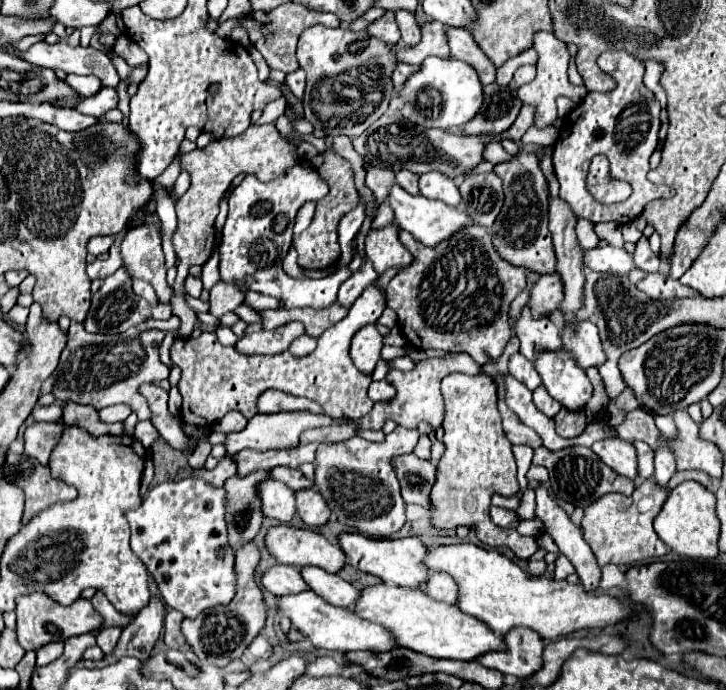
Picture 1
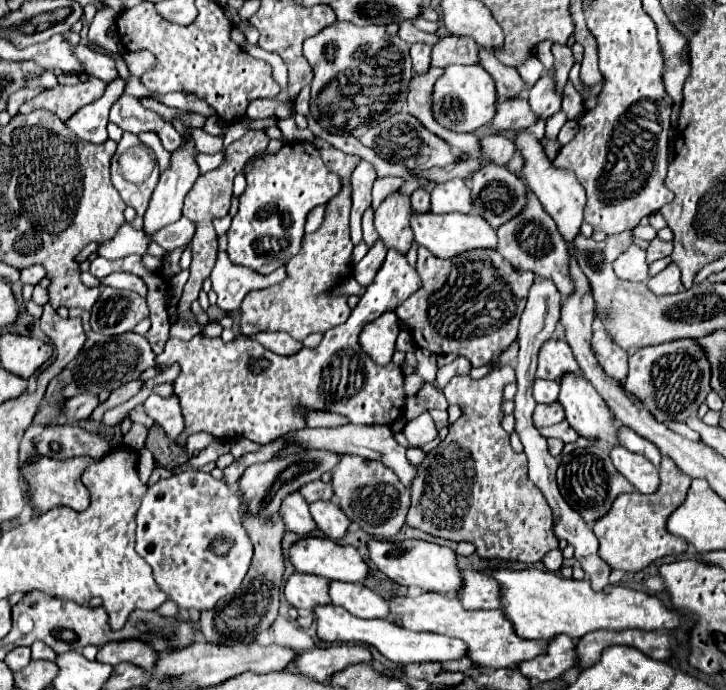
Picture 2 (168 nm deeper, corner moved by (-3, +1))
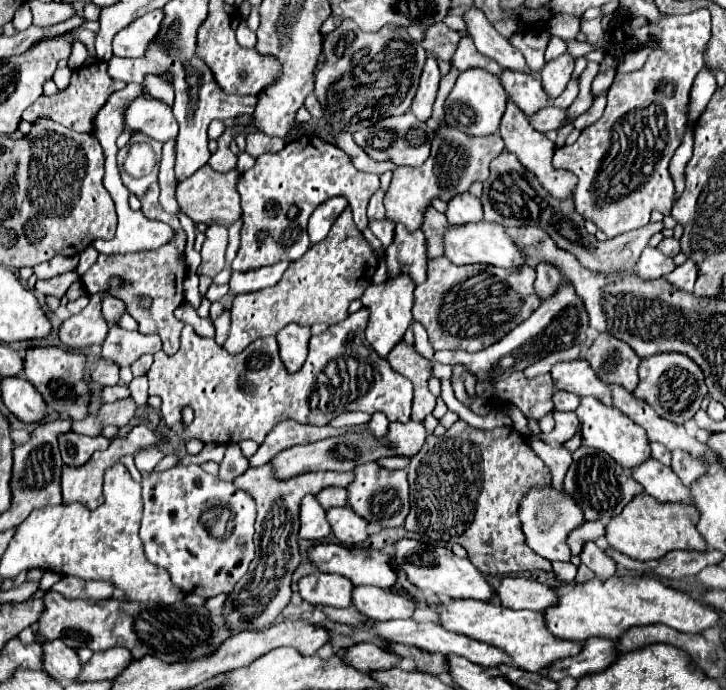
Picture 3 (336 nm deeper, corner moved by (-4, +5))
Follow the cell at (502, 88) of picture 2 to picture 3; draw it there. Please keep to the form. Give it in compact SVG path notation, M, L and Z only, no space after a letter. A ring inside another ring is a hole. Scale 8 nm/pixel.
M503 70L501 84L507 96L517 102L517 106L525 112L525 116L535 116L539 110L549 106L549 96L541 86L539 78L531 74L517 74L513 70Z

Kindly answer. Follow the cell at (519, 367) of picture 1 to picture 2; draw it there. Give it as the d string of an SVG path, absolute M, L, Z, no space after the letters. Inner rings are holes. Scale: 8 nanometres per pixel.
M536 378L532 390L534 390L534 400L536 402L554 402L558 398L560 386L554 380L540 380L540 378Z

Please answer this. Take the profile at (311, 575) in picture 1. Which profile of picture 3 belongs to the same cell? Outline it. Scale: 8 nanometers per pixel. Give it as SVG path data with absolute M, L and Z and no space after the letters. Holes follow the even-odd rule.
M355 586L353 606L361 610L361 614L365 614L369 620L411 618L417 608L413 600L375 586Z

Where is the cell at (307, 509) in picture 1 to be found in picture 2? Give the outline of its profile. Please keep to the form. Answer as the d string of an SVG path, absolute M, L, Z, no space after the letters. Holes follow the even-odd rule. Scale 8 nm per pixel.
M318 500L310 504L310 514L316 526L332 540L338 540L346 534L350 520L342 514L342 510L330 500Z

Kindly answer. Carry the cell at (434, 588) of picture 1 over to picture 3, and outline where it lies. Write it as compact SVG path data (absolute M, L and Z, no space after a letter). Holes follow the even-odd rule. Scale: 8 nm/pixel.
M519 576L503 578L497 588L497 596L501 596L501 604L511 610L547 610L559 600L551 586Z

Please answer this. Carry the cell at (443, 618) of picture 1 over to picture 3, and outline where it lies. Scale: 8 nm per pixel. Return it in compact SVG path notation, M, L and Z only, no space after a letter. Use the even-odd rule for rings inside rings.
M451 600L439 606L439 618L441 626L451 632L465 634L469 638L477 638L479 642L489 642L491 646L497 646L505 650L513 658L513 666L527 670L527 672L539 672L547 666L551 666L557 660L563 660L567 656L577 656L583 650L581 642L569 642L553 636L547 630L543 612L531 612L531 610L511 610L497 602L477 602L477 600Z

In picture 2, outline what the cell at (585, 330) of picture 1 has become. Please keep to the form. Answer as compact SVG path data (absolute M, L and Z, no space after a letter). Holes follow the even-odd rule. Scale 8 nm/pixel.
M604 330L594 332L594 354L608 376L614 380L624 380L628 372L628 354L612 344L612 338Z

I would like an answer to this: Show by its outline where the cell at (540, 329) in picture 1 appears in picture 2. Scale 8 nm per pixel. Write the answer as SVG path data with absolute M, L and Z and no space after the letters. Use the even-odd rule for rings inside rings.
M556 338L546 340L538 352L536 376L546 380L558 380L560 374L566 374L566 372L580 374L570 346L564 340L556 340Z

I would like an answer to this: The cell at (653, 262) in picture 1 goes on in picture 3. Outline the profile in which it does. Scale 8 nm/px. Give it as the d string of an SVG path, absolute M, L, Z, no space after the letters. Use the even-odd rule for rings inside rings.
M663 238L657 248L659 248L663 254L667 254L667 256L675 256L675 254L681 252L681 246L679 246L679 240L677 240L677 238Z

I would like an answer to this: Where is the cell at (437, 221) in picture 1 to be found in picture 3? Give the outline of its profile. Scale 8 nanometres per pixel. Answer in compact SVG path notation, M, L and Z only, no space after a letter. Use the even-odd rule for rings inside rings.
M477 222L473 226L449 226L445 238L445 256L453 264L485 264L485 266L499 266L505 270L515 270L525 264L525 254L521 248L511 240L503 226L493 222Z

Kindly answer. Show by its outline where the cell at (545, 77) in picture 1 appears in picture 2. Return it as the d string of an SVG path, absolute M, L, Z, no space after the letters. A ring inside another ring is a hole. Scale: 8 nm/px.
M554 44L552 46L552 54L554 54L554 84L556 84L556 92L560 96L564 96L564 86L568 82L568 72L570 72L570 68L574 64L572 50L568 46Z

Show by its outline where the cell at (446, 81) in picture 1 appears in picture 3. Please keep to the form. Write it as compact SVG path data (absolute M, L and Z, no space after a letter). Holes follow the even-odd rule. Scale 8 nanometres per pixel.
M481 68L465 70L459 74L453 90L445 100L445 122L471 136L489 136L499 130L499 120L505 112L507 94L497 76Z

